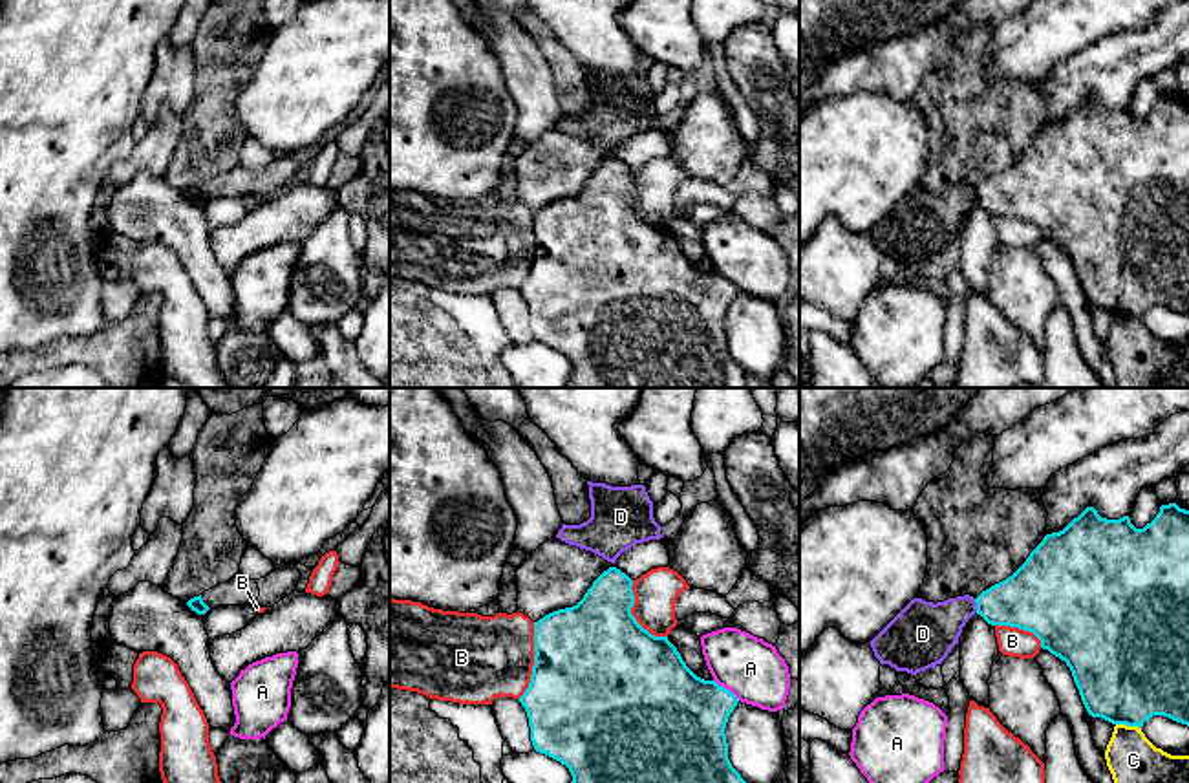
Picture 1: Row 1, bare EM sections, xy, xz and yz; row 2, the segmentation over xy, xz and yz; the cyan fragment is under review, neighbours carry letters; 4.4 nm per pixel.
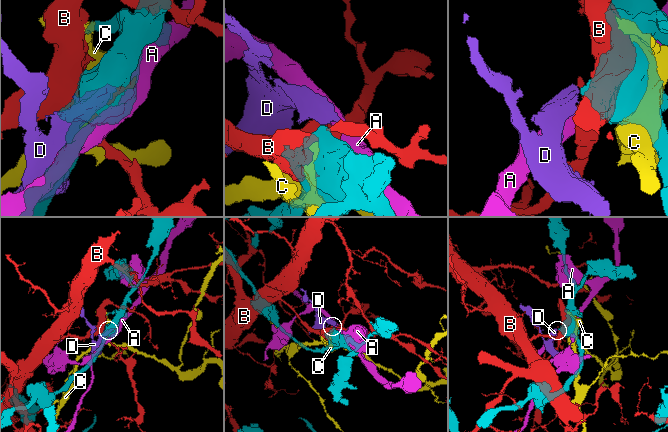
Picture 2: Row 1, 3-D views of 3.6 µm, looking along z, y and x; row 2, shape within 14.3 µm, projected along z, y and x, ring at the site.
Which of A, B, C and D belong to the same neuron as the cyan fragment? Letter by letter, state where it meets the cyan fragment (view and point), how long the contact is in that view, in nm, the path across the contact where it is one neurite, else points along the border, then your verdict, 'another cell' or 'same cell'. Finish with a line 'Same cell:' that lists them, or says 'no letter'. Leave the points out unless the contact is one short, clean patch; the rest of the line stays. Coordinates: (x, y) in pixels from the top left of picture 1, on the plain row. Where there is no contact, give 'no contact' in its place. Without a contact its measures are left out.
A: contact xz (725, 278); length 150 nm; another cell
B: contact xz (535, 251); length 360 nm; another cell
C: contact yz (1129, 315); length 110 nm; another cell
D: contact yz (977, 196); length 70 nm; border yz (974, 189), (977, 202); another cell
Same cell: no letter

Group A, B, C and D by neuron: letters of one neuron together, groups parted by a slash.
A / B / C / D

